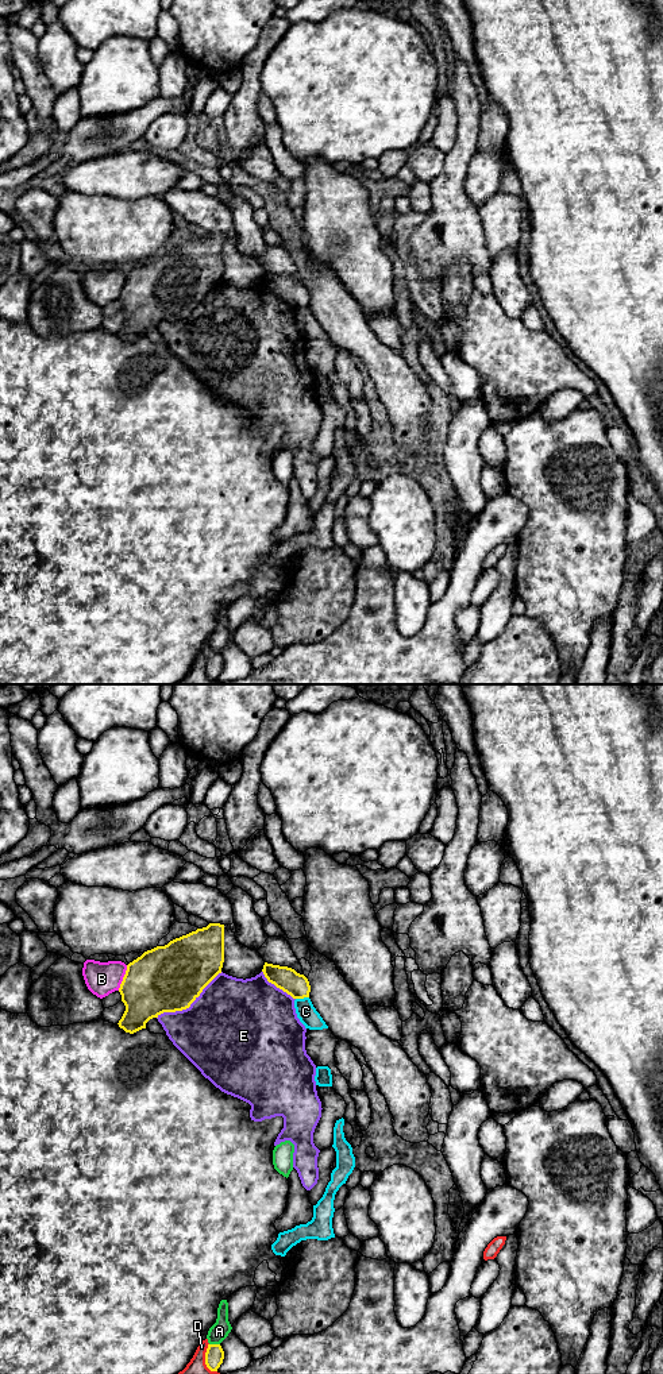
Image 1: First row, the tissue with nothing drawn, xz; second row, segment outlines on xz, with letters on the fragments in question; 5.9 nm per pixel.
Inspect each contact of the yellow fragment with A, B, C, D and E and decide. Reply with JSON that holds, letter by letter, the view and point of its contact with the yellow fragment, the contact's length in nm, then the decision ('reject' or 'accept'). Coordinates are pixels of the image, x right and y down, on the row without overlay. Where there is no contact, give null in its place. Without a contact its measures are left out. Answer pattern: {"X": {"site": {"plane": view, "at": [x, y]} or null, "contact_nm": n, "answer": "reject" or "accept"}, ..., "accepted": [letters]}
{"A": {"site": {"plane": "xz", "at": [215, 653]}, "contact_nm": 60, "answer": "reject"}, "B": {"site": {"plane": "xz", "at": [123, 286]}, "contact_nm": 160, "answer": "reject"}, "C": {"site": {"plane": "xz", "at": [301, 307]}, "contact_nm": 80, "answer": "reject"}, "D": {"site": {"plane": "xz", "at": [205, 668]}, "contact_nm": 180, "answer": "reject"}, "E": {"site": {"plane": "xz", "at": [191, 312]}, "contact_nm": 480, "answer": "reject"}, "accepted": []}

